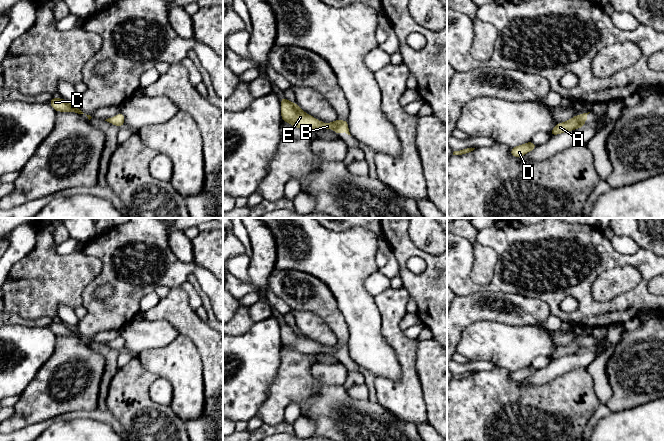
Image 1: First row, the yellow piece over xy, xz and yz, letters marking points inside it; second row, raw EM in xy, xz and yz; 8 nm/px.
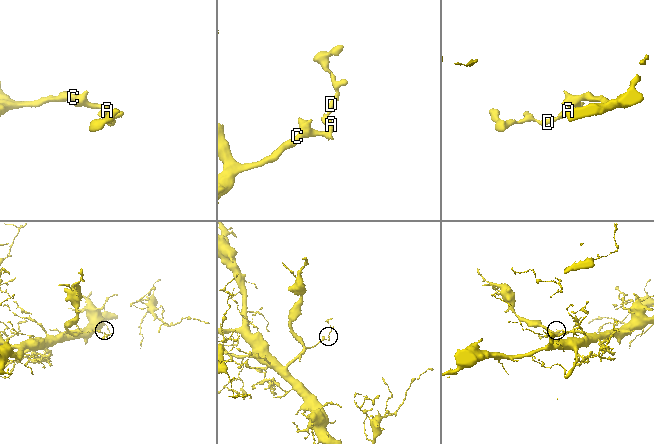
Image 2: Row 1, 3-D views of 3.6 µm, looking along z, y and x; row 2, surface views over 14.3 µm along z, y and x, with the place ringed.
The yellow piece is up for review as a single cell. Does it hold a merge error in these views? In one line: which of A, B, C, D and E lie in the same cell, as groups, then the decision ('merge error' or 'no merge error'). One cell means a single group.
groups A B C D E; no merge error

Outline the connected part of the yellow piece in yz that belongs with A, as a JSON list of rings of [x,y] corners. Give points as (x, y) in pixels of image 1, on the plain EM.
[[[590,336],[575,339],[574,341],[572,341],[571,343],[569,343],[566,346],[558,347],[555,349],[555,351],[552,354],[549,355],[549,357],[553,361],[553,360],[556,360],[556,359],[561,358],[563,356],[569,356],[569,355],[584,351],[584,350],[586,350],[585,345],[587,344],[587,339],[589,337]]]

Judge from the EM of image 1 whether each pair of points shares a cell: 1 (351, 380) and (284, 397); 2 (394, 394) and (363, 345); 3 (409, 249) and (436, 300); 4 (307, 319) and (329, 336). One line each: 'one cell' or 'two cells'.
1: two cells
2: two cells
3: one cell
4: one cell

